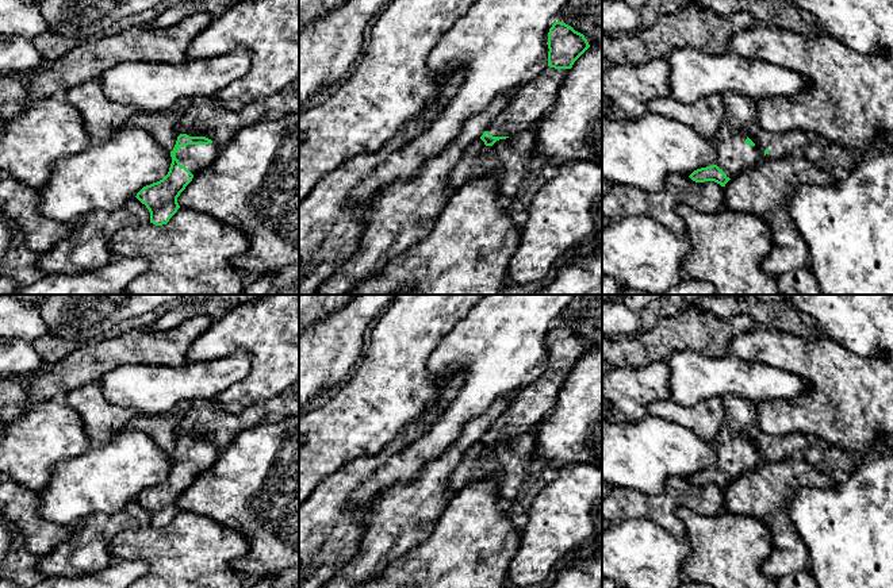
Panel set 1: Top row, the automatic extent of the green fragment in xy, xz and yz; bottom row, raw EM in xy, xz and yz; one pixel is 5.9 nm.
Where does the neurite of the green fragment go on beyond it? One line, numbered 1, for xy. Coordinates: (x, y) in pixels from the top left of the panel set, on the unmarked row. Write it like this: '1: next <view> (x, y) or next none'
1: next xy (195, 460)

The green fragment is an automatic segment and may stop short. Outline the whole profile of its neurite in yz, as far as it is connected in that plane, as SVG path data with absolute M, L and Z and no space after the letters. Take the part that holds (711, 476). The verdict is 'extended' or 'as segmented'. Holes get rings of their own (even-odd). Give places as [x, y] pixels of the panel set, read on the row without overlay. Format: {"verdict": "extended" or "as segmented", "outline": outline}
{"verdict": "extended", "outline": "M723 426L713 442L718 464L716 468L694 473L689 480L695 485L714 484L721 489L740 474L754 469L769 453L759 453L739 431Z"}

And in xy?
{"verdict": "extended", "outline": "M185 434L177 439L170 454L172 466L168 477L150 488L143 489L137 501L150 515L150 526L162 529L180 511L177 500L203 472L210 469L221 454L221 449L203 438Z"}

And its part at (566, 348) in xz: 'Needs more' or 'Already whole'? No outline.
Needs more

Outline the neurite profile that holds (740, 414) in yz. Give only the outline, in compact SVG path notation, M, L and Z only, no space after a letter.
M735 395L721 397L725 408L725 423L743 434L759 453L779 453L785 457L802 456L810 439L805 435L789 438L766 435L758 420L756 404Z

